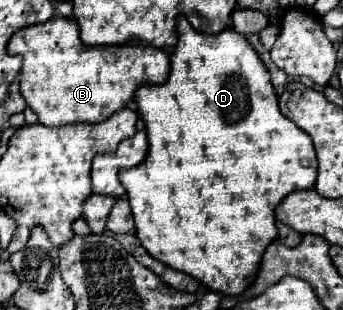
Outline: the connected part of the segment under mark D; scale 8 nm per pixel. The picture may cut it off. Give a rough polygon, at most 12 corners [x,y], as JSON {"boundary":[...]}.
{"boundary":[[178,16],[118,174],[152,258],[240,294],[314,186],[230,26]]}

